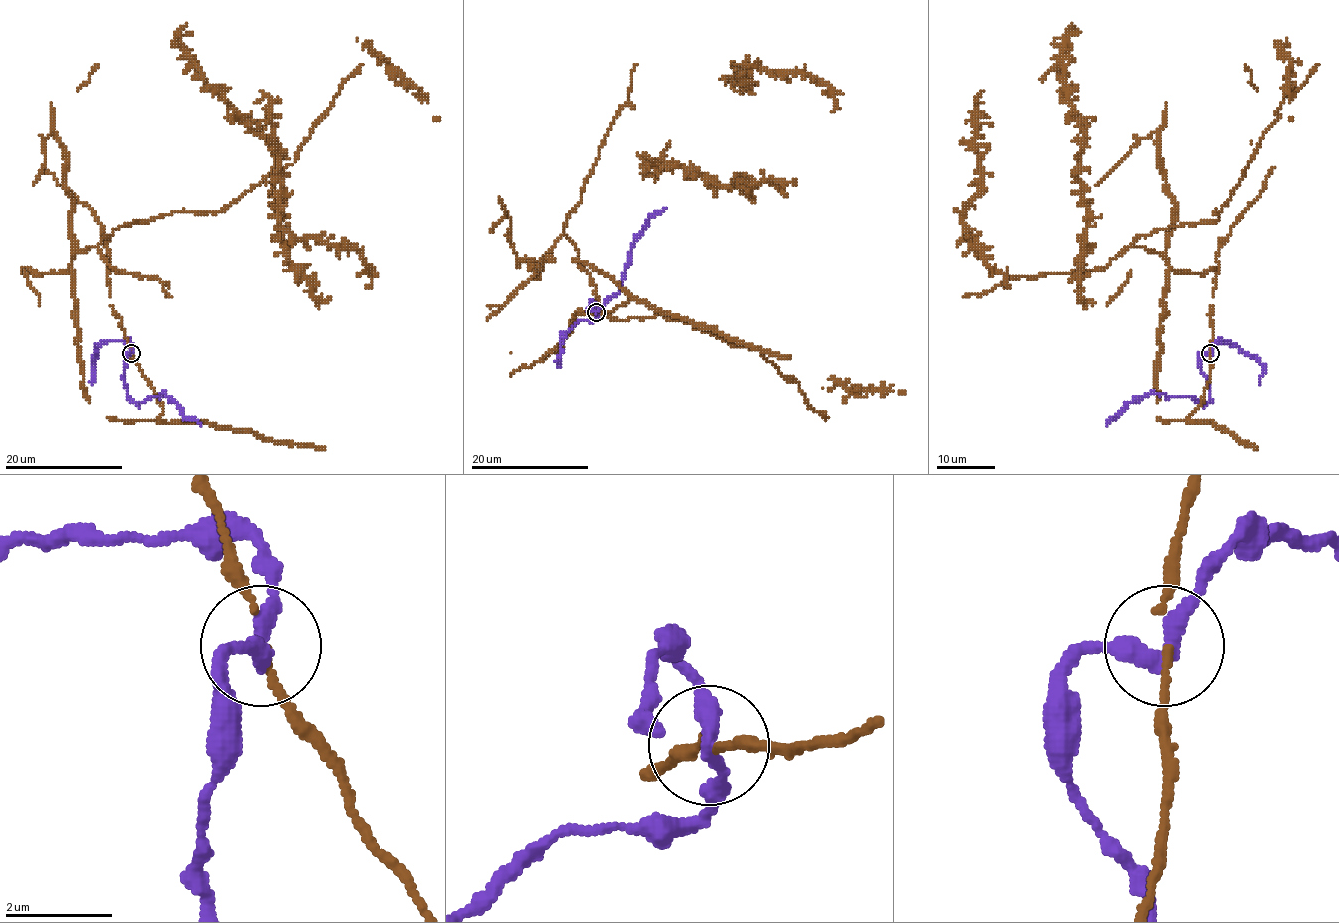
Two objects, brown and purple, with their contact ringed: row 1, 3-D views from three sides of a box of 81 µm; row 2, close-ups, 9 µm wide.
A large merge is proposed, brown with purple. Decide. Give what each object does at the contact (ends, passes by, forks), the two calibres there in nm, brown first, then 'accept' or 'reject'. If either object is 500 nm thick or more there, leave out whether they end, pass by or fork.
brown passes by; purple passes by; 100 nm thick on the brown side, 320 nm on the other; reject

